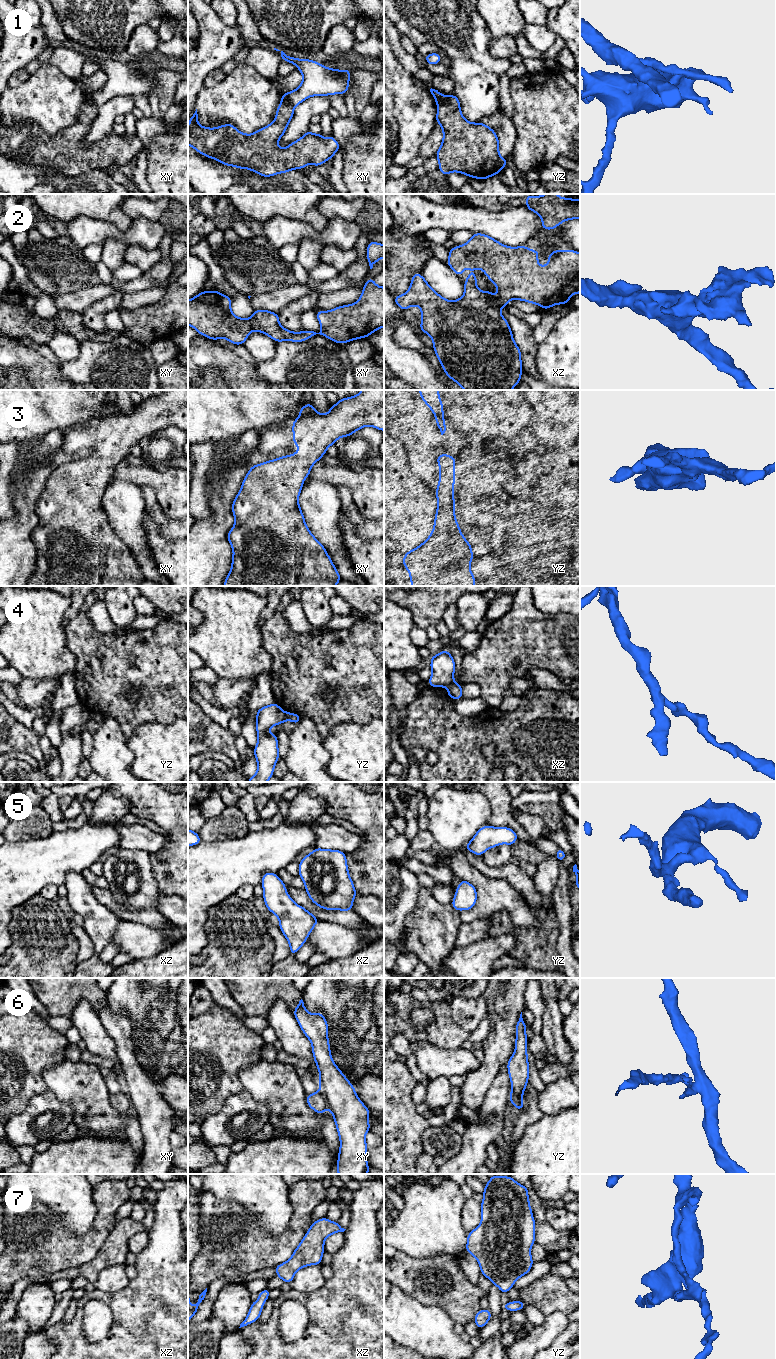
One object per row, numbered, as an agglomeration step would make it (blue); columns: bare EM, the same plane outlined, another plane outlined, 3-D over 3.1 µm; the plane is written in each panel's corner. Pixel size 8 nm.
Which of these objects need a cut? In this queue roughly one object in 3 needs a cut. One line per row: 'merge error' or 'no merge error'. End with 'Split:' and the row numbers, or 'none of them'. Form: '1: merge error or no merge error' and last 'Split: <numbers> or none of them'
1: merge error
2: no merge error
3: no merge error
4: merge error
5: no merge error
6: merge error
7: no merge error
Split: 1, 4, 6

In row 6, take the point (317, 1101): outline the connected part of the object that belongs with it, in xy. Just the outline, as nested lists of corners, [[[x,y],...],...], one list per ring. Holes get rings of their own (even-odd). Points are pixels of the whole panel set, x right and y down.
[[[321,1090],[307,1095],[306,1102],[317,1114],[324,1113],[328,1108],[326,1097]]]

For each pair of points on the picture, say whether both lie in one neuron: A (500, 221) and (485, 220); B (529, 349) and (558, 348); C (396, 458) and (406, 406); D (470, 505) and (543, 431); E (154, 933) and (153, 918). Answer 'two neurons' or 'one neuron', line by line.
A: one neuron
B: two neurons
C: two neurons
D: two neurons
E: two neurons

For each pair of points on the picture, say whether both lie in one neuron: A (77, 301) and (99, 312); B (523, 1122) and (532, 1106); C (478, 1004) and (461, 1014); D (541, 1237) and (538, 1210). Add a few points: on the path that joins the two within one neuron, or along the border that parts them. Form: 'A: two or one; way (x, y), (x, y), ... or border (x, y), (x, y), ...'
A: two; border (109, 296), (105, 296), (92, 303), (82, 313)
B: one; way (525, 1118), (531, 1110)
C: one; way (474, 1008), (469, 1013), (465, 1013)
D: one; way (541, 1230), (540, 1217)

